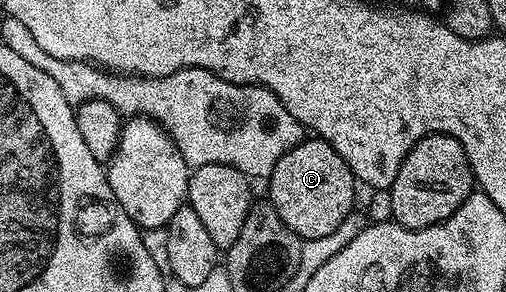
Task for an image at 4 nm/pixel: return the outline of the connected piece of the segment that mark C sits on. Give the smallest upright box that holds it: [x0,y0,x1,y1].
[267,136,358,240]

